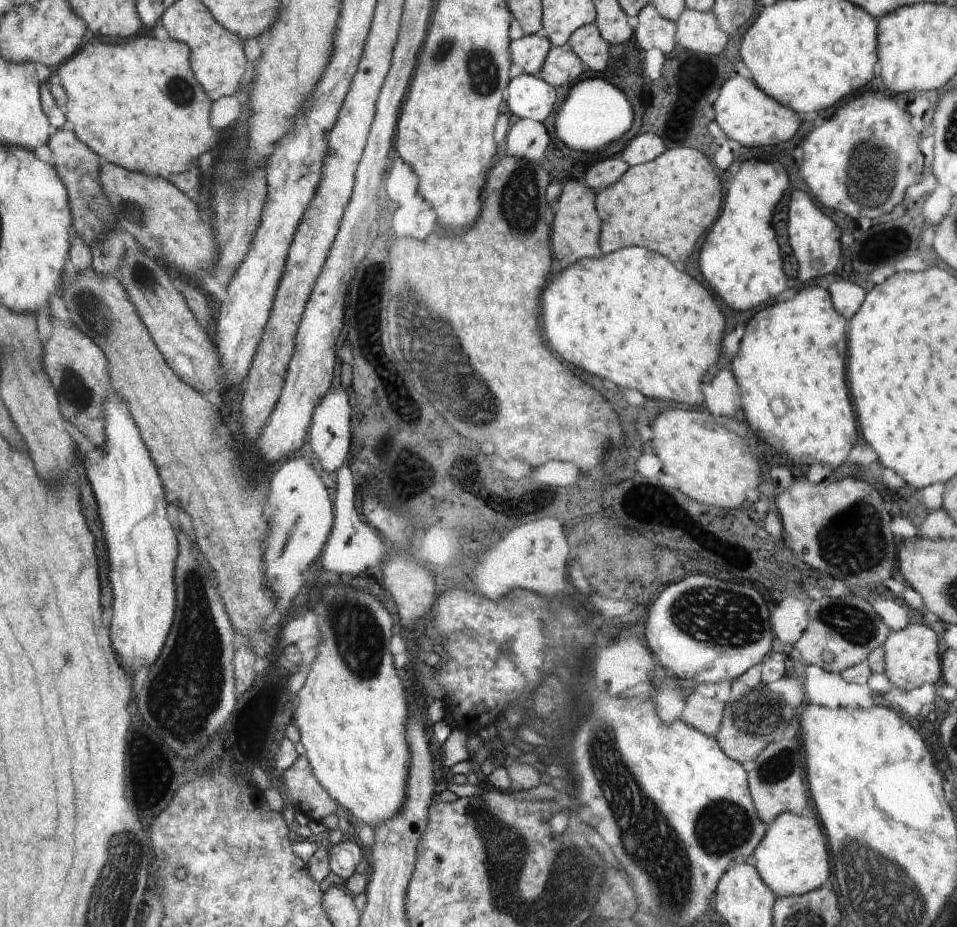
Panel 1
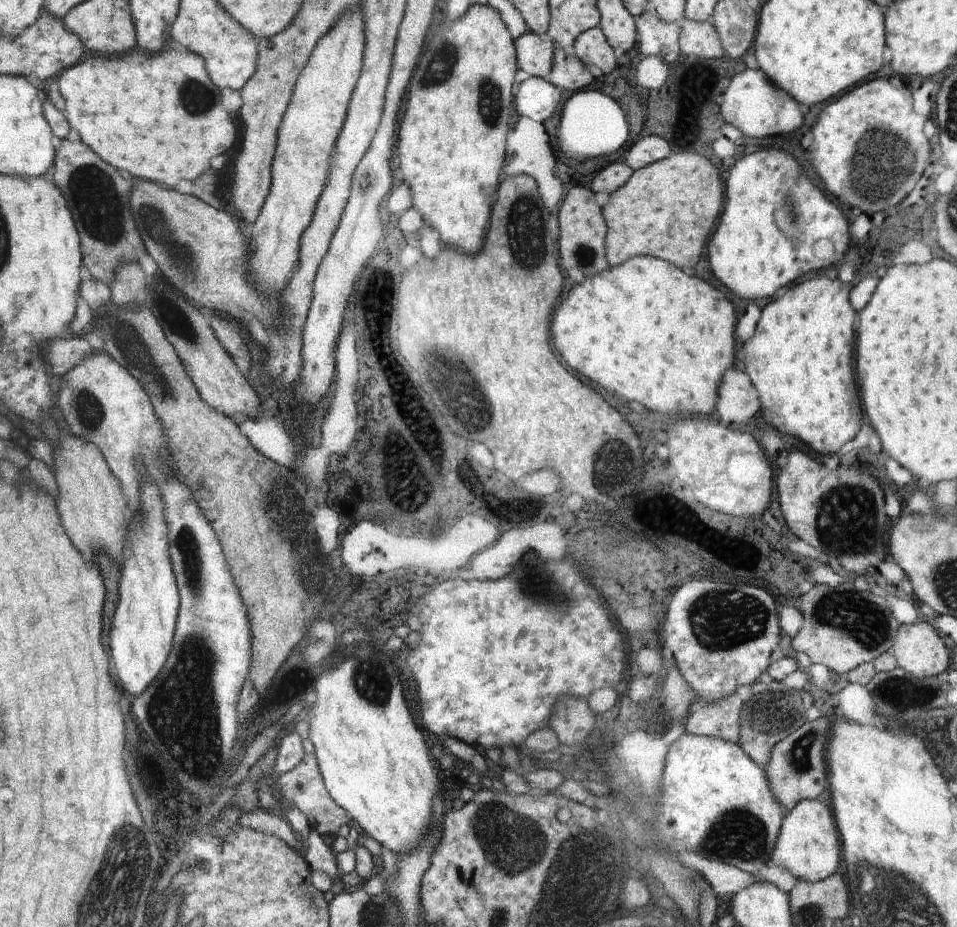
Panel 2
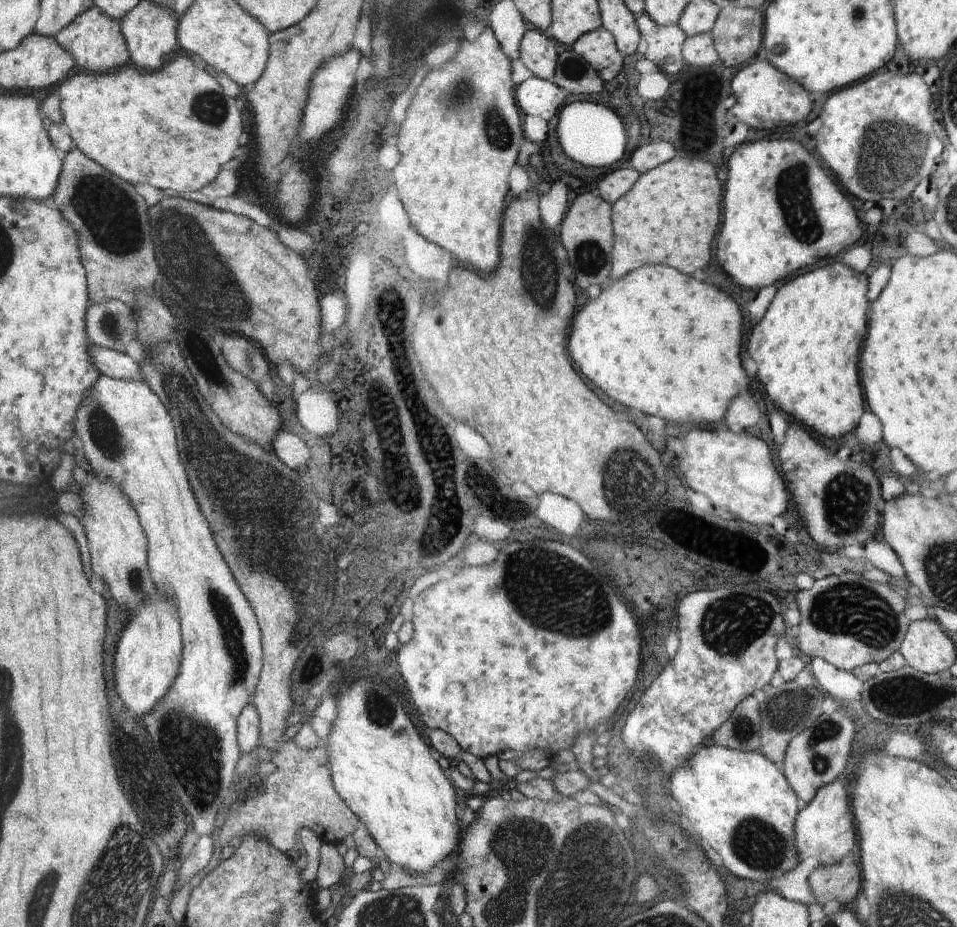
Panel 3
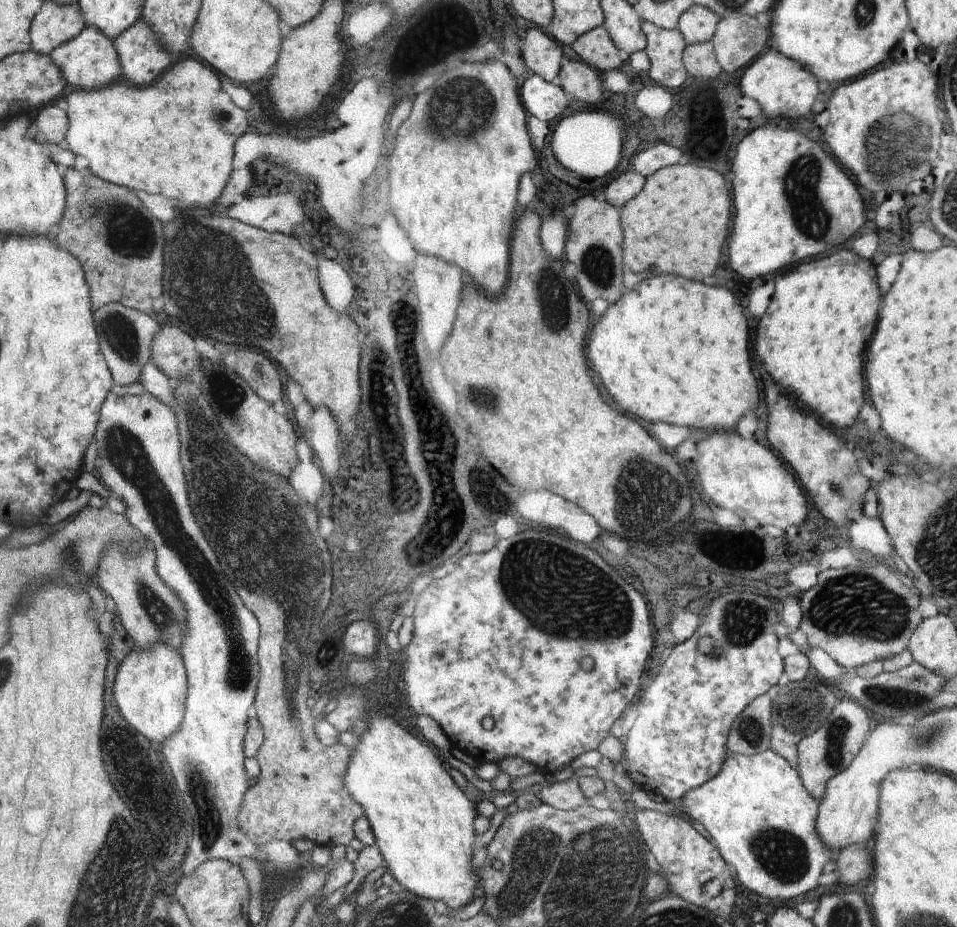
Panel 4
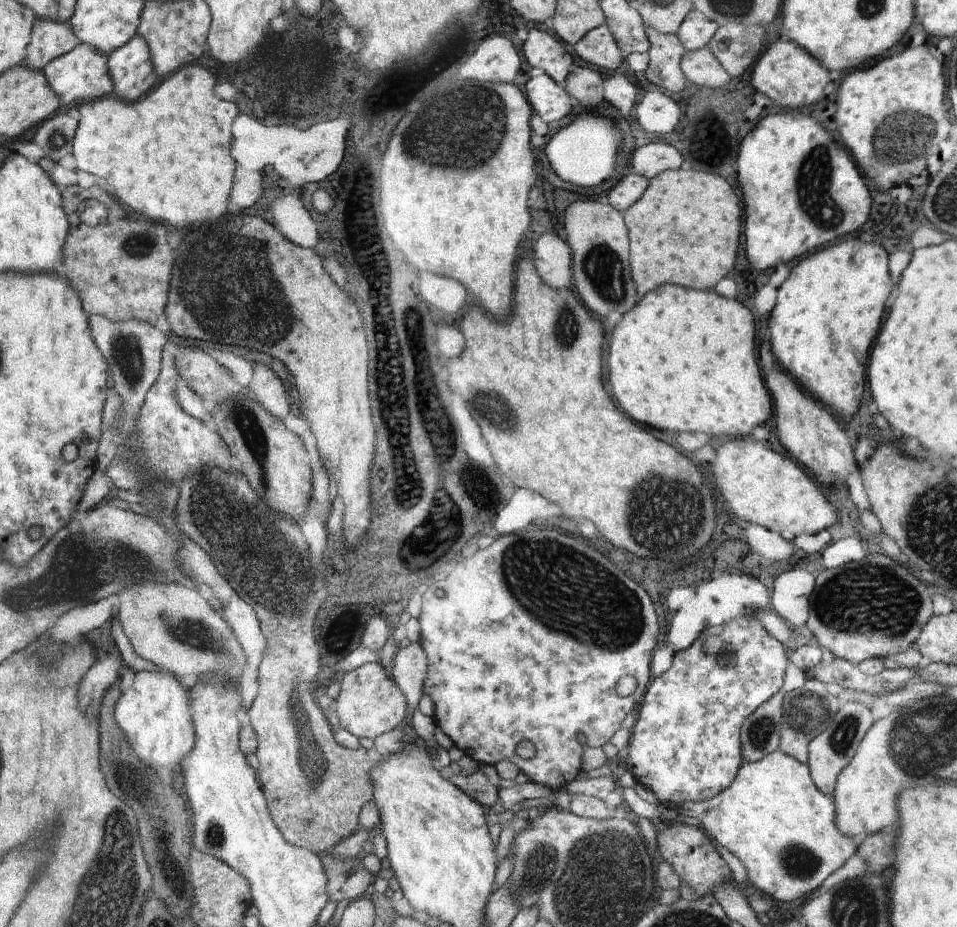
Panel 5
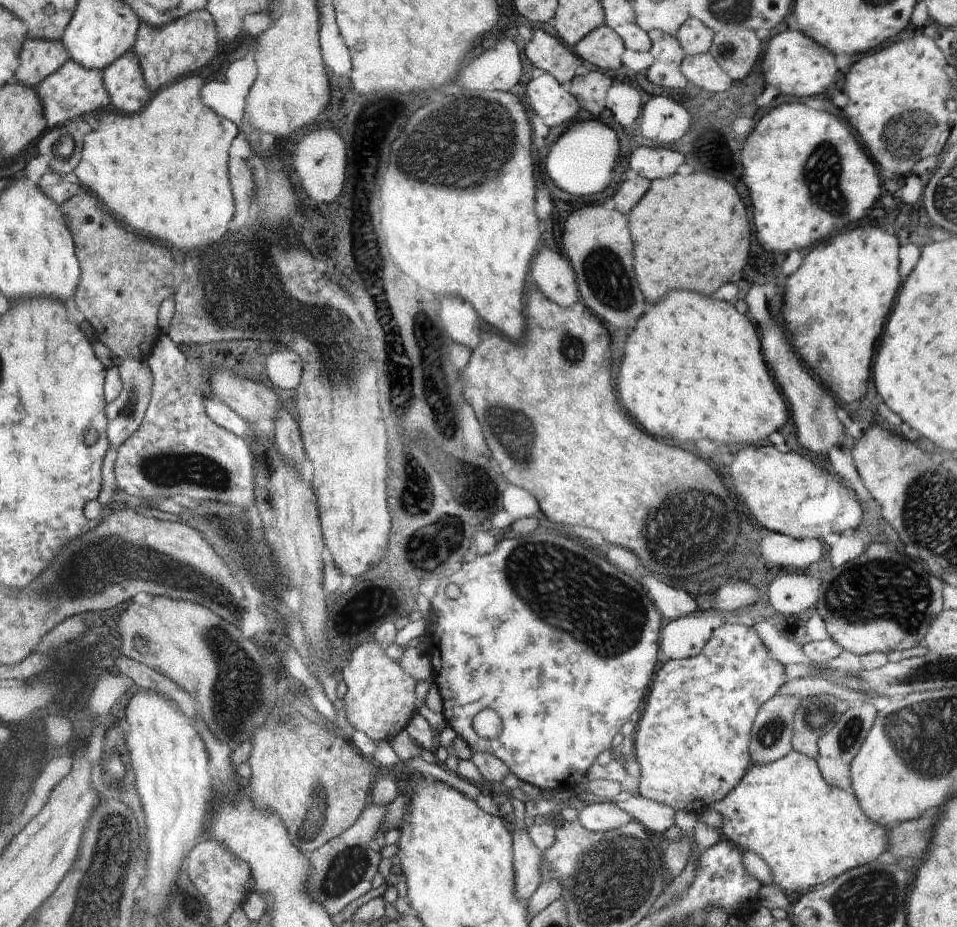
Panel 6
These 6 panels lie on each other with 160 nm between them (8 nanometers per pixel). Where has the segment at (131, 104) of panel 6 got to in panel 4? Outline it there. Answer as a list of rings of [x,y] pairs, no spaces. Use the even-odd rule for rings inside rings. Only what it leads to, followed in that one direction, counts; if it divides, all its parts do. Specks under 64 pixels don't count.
[[[138,20],[113,43],[124,66],[123,79],[138,87],[157,81],[174,64],[173,54],[162,48],[144,20]]]

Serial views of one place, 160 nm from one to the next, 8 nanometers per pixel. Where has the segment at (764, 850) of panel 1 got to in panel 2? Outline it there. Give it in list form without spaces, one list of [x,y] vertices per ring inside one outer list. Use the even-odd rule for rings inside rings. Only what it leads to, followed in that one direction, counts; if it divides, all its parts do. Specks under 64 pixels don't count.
[[[826,796],[799,802],[782,819],[779,833],[767,860],[769,867],[782,867],[800,881],[817,883],[832,876],[840,864],[839,832]]]

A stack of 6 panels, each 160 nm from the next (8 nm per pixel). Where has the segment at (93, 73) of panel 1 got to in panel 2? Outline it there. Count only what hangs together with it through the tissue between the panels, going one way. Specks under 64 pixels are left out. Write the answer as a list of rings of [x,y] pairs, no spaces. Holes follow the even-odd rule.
[[[164,48],[159,53],[148,54],[142,50],[132,51],[129,55],[123,57],[106,57],[89,54],[82,62],[71,66],[69,69],[63,70],[57,78],[60,94],[65,100],[65,117],[71,128],[74,128],[80,136],[80,140],[86,143],[94,152],[100,155],[107,163],[124,173],[130,172],[133,179],[156,180],[158,184],[164,186],[172,186],[178,180],[194,180],[198,178],[210,164],[210,158],[224,154],[232,148],[234,144],[234,136],[236,136],[236,128],[232,124],[230,113],[223,108],[221,104],[221,88],[219,88],[209,77],[208,71],[205,69],[204,59],[196,53],[175,51],[173,48]]]

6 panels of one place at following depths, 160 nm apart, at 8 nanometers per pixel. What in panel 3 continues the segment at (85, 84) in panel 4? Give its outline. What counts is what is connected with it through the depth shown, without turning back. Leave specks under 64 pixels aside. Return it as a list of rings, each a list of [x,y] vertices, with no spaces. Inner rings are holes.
[[[96,5],[90,7],[80,17],[76,17],[60,33],[55,34],[58,44],[64,47],[77,60],[79,70],[102,74],[124,67],[130,58],[127,40],[122,35],[121,21],[110,18]]]

